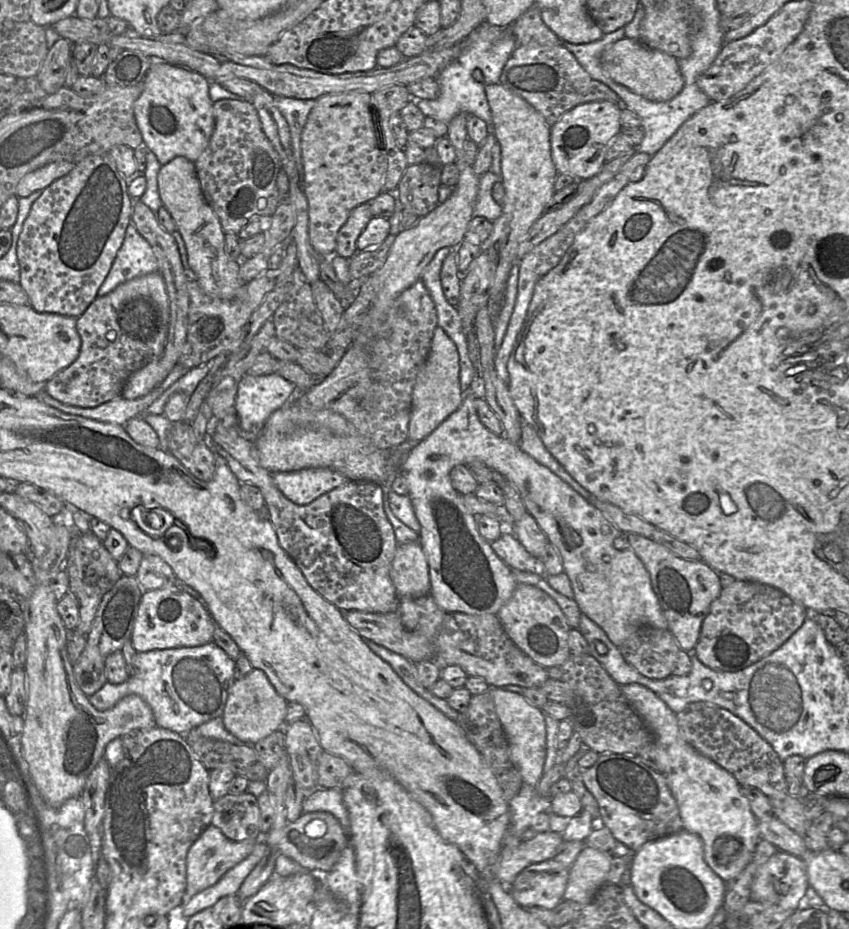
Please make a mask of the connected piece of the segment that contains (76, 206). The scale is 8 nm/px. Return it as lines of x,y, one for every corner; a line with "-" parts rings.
106,152
82,159
68,174
42,191
32,204
17,242
19,284
34,310
78,318
97,298
132,222
134,199
128,188
127,179
118,171
110,153

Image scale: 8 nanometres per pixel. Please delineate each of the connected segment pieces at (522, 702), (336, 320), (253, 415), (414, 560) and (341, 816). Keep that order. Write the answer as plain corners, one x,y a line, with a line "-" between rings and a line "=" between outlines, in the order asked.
492,687
489,691
508,740
511,760
519,770
524,783
536,787
543,776
546,759
545,713
519,693
499,687
=
321,279
312,283
311,286
325,329
328,334
333,334
341,322
344,311
340,300
=
277,372
261,376
244,375
238,385
234,404
240,432
246,439
254,441
268,418
290,401
296,393
296,386
=
419,540
398,544
391,565
391,580
398,597
421,597
430,593
428,561
=
341,788
315,789
303,801
302,809
302,813
328,812
348,830
349,814
343,800

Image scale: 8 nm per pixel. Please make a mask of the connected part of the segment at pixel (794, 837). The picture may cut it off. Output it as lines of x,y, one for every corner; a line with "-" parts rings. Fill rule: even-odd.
775,816
758,821
759,837
774,845
778,850
803,857
809,851
799,834
783,824

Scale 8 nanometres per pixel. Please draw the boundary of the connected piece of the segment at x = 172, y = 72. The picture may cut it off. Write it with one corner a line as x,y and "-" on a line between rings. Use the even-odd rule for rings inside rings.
152,57
143,91
134,104
134,115
145,144
161,165
176,156
184,156
194,163
207,148
215,128
209,82
195,71

